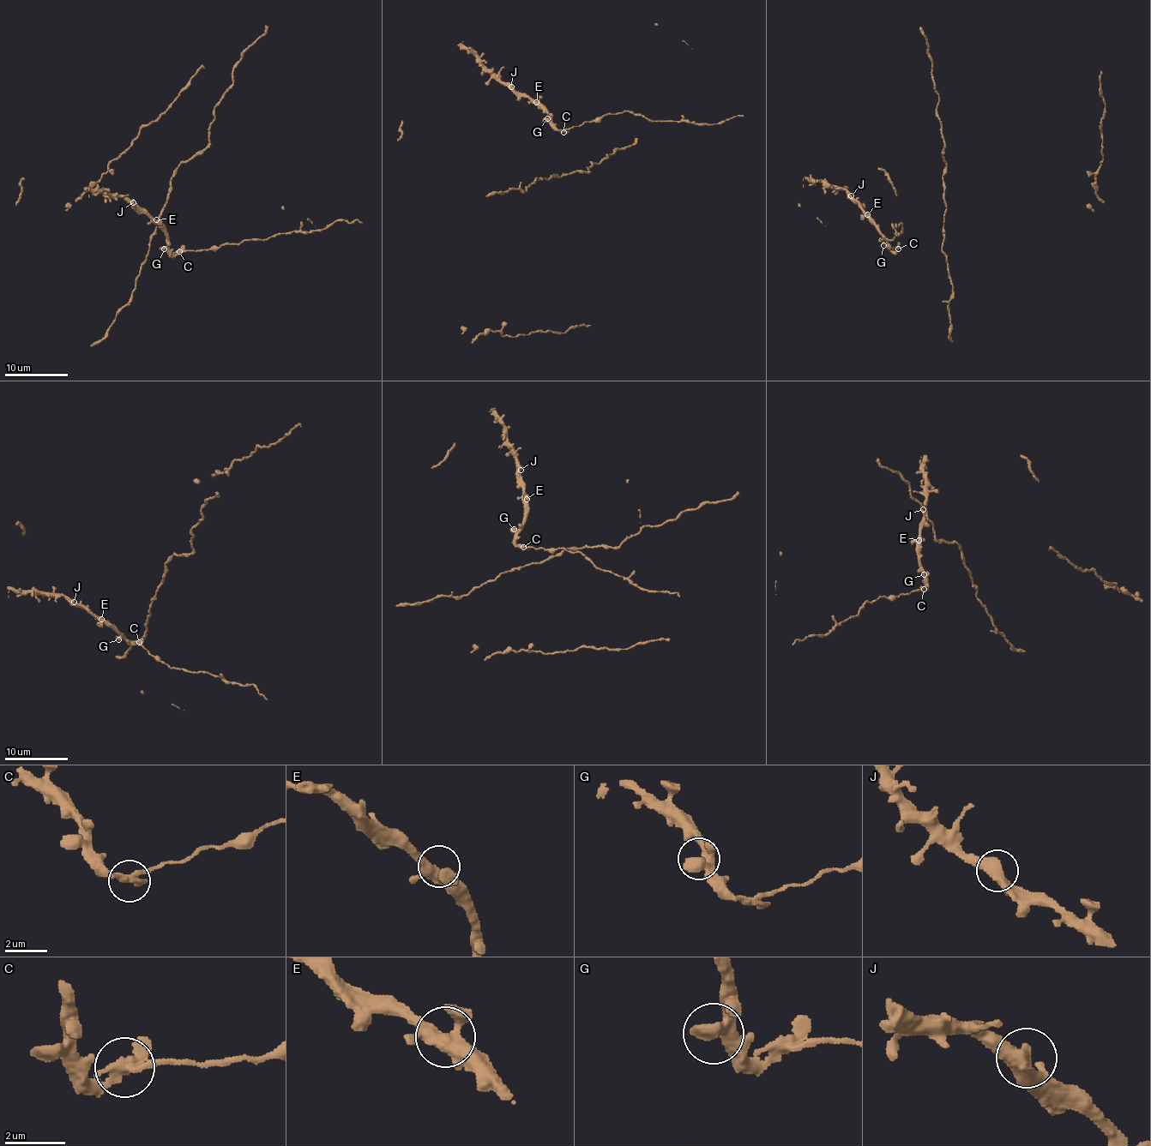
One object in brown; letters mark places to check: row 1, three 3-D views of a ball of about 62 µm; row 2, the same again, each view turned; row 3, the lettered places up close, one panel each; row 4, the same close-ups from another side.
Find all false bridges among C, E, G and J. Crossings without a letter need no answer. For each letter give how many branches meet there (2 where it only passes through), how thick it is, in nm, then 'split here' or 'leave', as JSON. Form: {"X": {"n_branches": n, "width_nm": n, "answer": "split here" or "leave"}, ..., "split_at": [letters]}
{"C": {"n_branches": 2, "width_nm": 360, "answer": "split here"}, "E": {"n_branches": 4, "width_nm": 440, "answer": "leave"}, "G": {"n_branches": 2, "width_nm": 400, "answer": "leave"}, "J": {"n_branches": 2, "width_nm": 550, "answer": "leave"}, "split_at": ["C"]}

